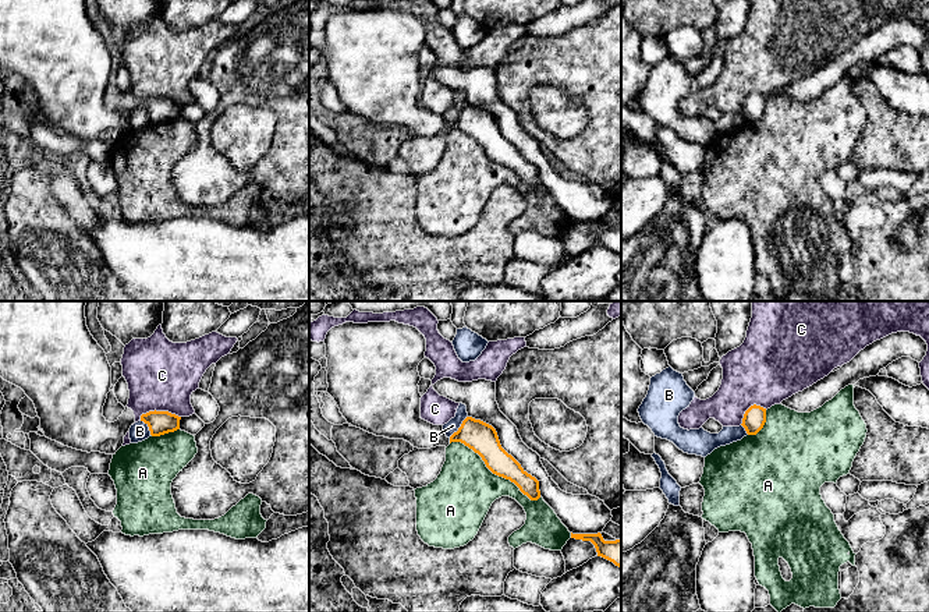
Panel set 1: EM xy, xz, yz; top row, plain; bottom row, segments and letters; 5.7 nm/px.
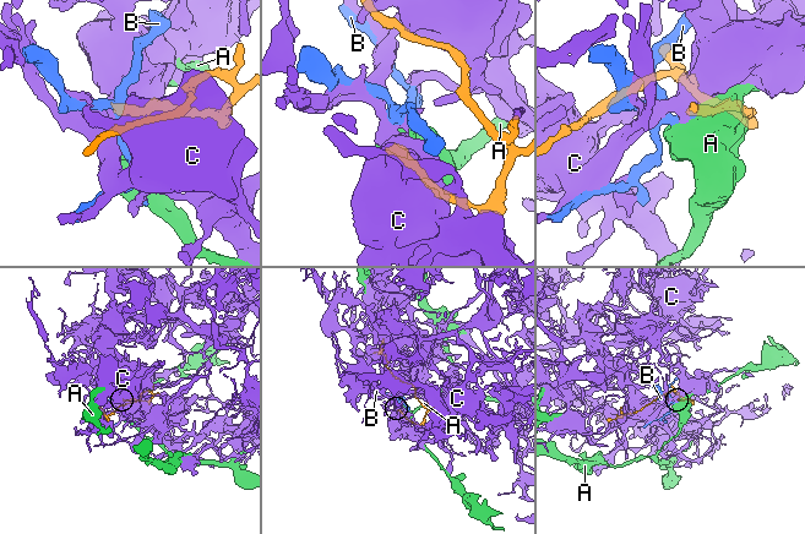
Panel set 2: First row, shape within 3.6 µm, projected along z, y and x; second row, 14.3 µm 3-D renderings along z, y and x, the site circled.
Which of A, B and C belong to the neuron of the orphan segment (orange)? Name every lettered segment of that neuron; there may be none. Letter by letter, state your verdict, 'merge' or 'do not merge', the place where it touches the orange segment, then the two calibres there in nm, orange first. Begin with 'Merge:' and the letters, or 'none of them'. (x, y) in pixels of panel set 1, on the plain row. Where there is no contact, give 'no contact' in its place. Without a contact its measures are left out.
Merge: none of them
A: do not merge | xz (495, 161) | 180/360 nm
B: do not merge | xz (460, 115) | 180/70 nm
C: do not merge | xy (158, 99) | 140/400 nm

